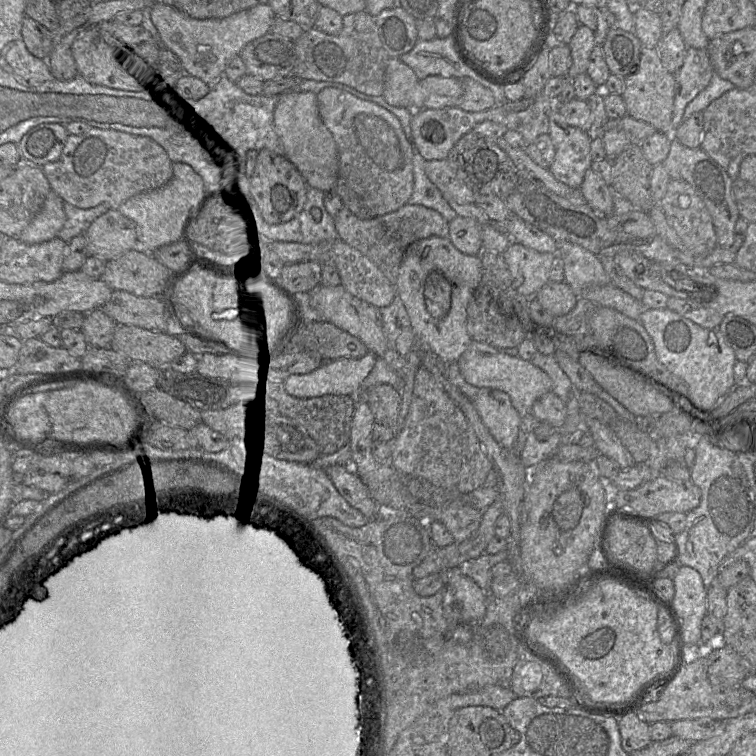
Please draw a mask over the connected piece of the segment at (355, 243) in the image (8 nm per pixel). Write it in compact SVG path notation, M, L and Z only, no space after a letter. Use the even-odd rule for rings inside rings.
M409 203L393 212L366 220L357 218L343 206L334 217L334 226L337 238L368 258L392 285L396 284L400 263L410 244L430 236L449 237L449 221L438 211Z

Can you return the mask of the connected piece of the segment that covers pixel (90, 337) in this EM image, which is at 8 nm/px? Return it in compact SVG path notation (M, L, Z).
M96 309L85 314L80 330L90 348L108 348L116 327L117 323L103 309Z

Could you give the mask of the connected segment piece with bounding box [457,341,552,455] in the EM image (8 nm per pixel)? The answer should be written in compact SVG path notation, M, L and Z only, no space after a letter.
M476 341L470 343L457 362L467 383L478 388L497 389L509 396L513 407L523 421L517 440L512 448L519 455L530 430L532 405L540 396L551 391L551 379L543 370L532 365L530 361L509 356L498 348Z

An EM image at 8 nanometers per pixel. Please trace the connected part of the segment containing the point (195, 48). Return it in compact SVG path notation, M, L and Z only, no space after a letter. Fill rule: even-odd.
M154 3L151 16L164 47L179 57L187 75L210 83L221 77L231 59L248 43L271 30L276 14L270 4L259 4L225 18L197 19L170 5Z

